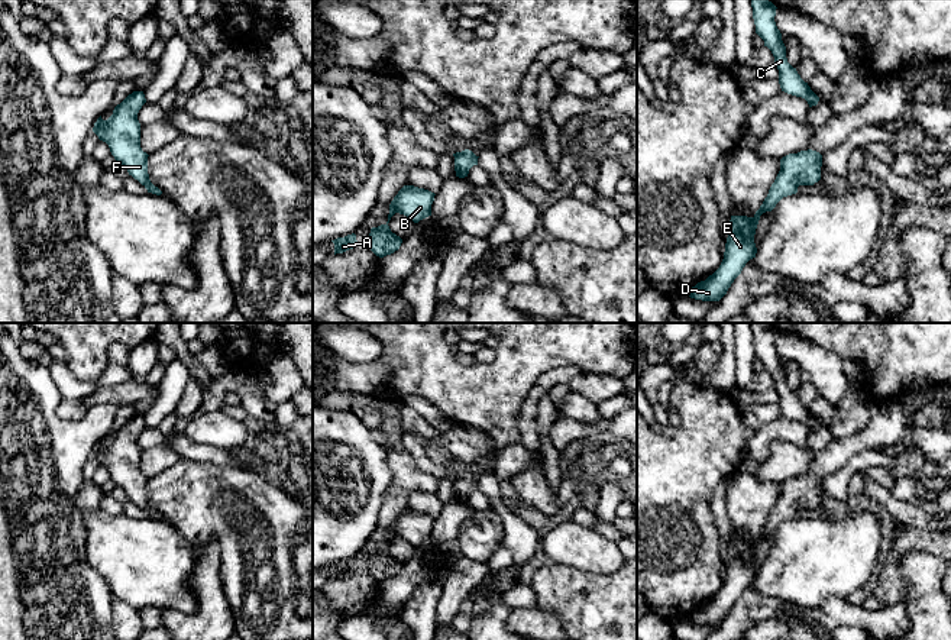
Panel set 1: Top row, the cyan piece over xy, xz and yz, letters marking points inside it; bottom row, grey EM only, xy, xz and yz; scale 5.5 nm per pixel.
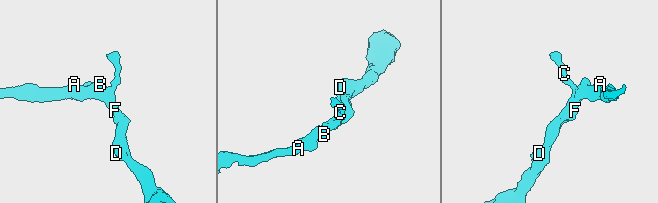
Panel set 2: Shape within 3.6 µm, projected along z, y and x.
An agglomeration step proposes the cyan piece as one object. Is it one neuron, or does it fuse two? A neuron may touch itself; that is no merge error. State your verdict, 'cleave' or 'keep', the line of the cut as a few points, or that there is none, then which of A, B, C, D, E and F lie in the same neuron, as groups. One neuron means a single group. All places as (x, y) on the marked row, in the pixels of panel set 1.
keep; no cut; A B C D E F

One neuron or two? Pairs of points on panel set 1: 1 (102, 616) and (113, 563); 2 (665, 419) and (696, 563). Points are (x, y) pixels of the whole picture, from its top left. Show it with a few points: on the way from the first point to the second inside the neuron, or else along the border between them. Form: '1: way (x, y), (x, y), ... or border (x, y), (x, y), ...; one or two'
1: border (90, 563), (107, 582), (115, 597); two
2: border (668, 410), (675, 420); two

